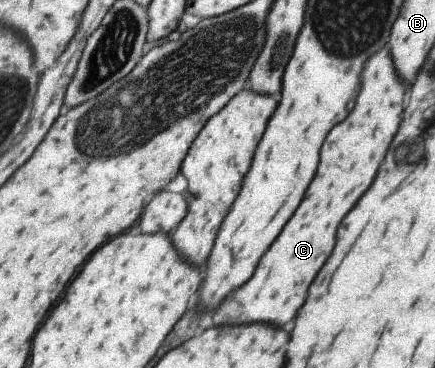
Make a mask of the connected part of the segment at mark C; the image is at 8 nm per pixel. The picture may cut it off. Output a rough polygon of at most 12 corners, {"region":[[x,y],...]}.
{"region":[[368,57],[304,199],[214,325],[284,325],[372,183],[408,85]]}

